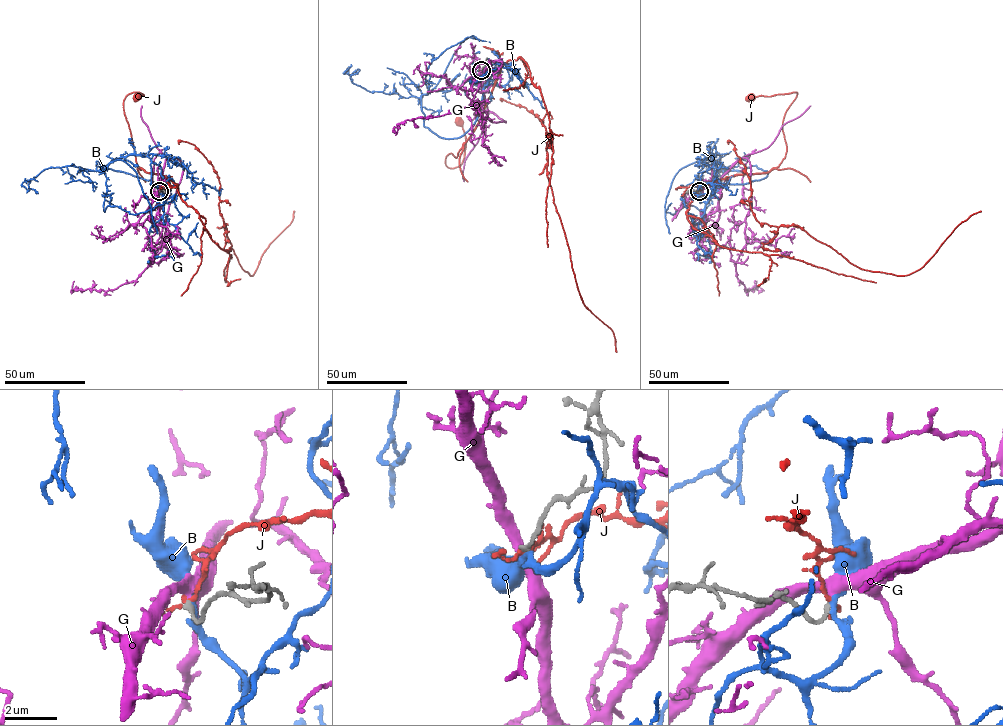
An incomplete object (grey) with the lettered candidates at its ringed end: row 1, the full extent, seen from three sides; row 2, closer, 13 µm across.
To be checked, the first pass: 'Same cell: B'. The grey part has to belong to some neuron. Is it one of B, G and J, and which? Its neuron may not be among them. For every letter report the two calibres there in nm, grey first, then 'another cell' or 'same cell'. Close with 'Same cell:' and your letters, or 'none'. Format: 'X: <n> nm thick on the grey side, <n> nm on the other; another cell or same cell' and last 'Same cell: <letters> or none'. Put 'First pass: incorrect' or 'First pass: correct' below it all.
B: 170 nm thick on the grey side, 200 nm on the other; another cell
G: 160 nm thick on the grey side, 360 nm on the other; same cell
J: 160 nm thick on the grey side, 130 nm on the other; another cell
Same cell: G
First pass: incorrect

